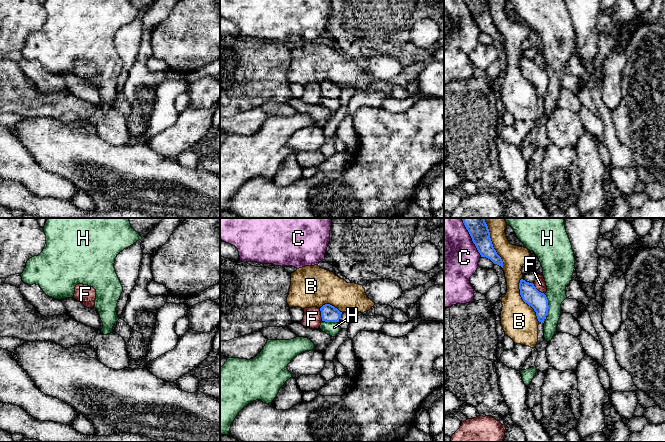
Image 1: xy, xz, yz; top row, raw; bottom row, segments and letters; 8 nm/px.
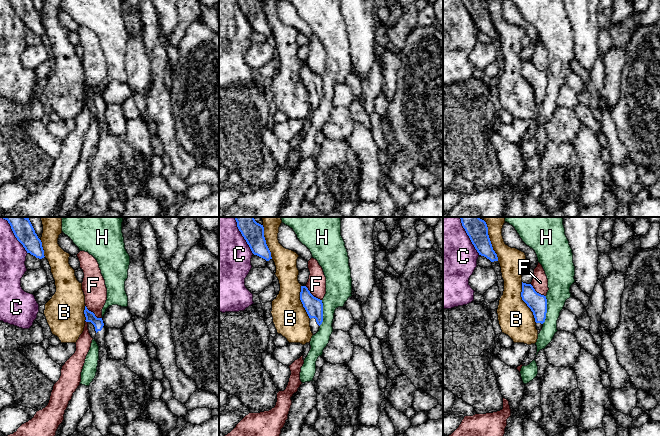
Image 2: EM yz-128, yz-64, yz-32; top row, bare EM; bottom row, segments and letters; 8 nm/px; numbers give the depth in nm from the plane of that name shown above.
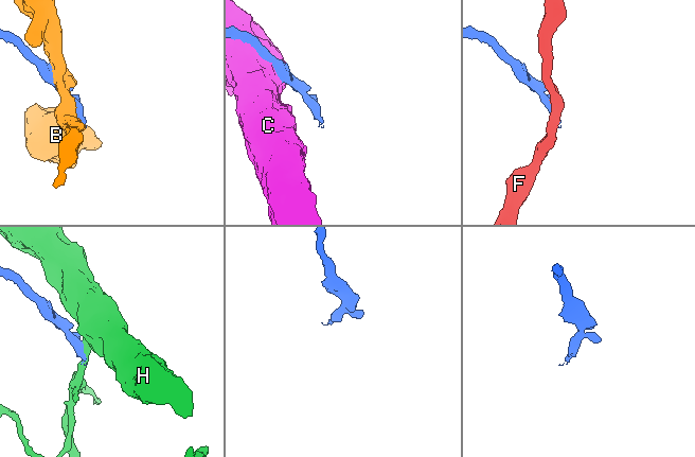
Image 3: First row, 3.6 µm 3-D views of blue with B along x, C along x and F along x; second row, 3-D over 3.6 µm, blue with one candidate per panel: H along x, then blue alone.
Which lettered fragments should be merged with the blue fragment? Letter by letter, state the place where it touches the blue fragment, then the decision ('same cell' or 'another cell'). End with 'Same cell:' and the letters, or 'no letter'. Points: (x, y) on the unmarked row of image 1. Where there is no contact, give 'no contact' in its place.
B: yz (523, 76) | another cell
C: yz (472, 16) | another cell
F: yz (537, 66) | another cell
H: yz (548, 81) | another cell
Same cell: no letter

